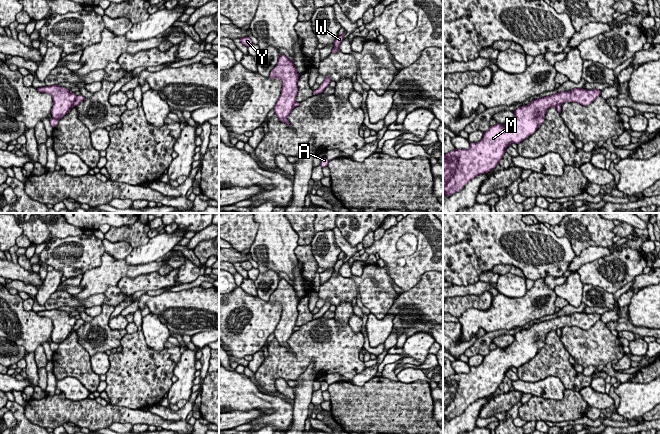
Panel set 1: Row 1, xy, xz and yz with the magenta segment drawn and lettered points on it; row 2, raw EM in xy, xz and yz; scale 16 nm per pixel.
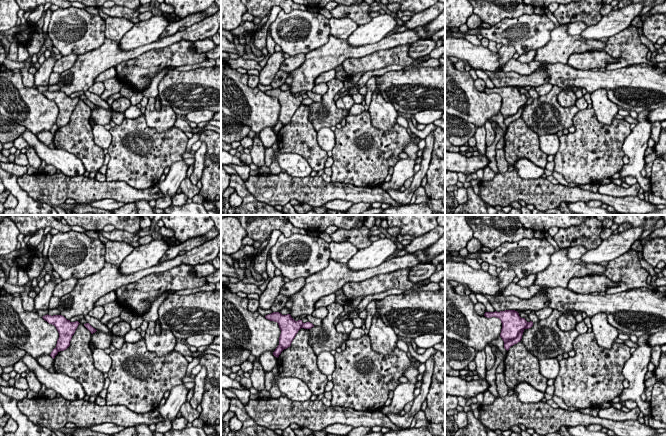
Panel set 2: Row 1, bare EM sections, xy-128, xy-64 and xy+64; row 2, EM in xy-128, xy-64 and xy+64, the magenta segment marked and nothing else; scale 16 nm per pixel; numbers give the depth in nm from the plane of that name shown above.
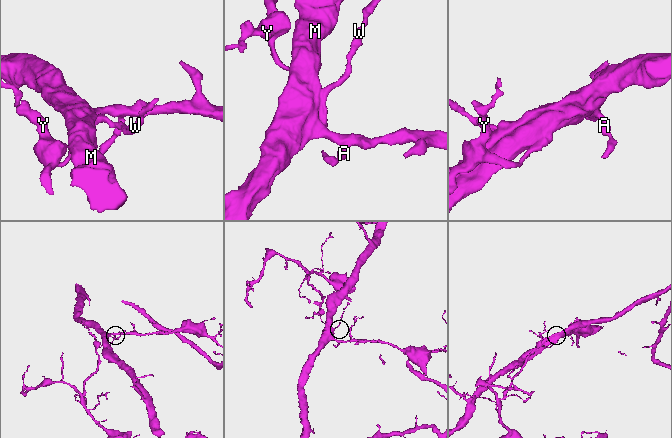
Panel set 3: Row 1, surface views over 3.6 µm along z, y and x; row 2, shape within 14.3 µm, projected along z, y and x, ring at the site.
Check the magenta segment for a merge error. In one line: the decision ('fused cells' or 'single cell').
fused cells

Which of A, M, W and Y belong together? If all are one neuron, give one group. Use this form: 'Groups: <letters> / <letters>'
Groups: A M / W Y

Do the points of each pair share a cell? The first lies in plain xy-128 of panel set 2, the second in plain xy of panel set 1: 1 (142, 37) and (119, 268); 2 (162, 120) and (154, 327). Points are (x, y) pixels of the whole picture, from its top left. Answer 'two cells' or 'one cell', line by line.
1: two cells
2: one cell

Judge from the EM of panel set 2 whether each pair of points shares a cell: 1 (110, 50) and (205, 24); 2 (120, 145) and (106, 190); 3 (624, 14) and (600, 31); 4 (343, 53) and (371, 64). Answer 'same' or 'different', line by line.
1: same
2: different
3: same
4: different

